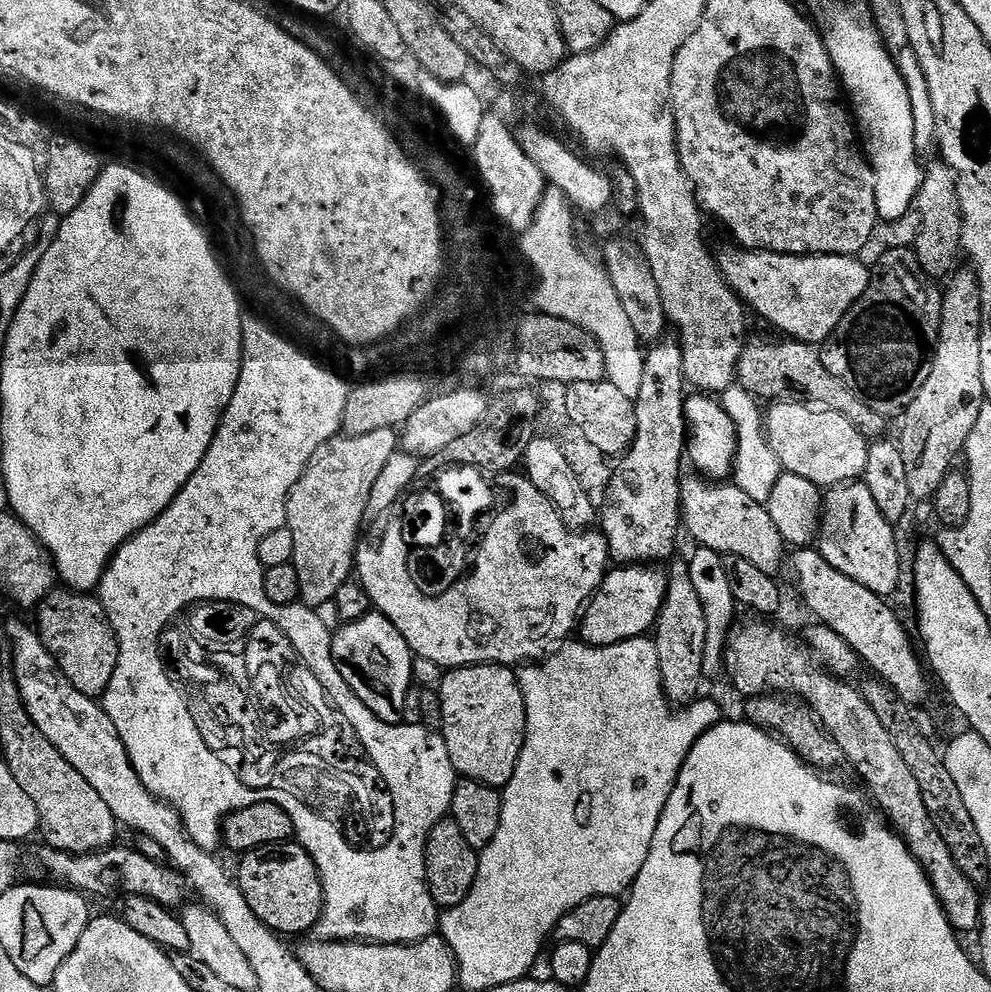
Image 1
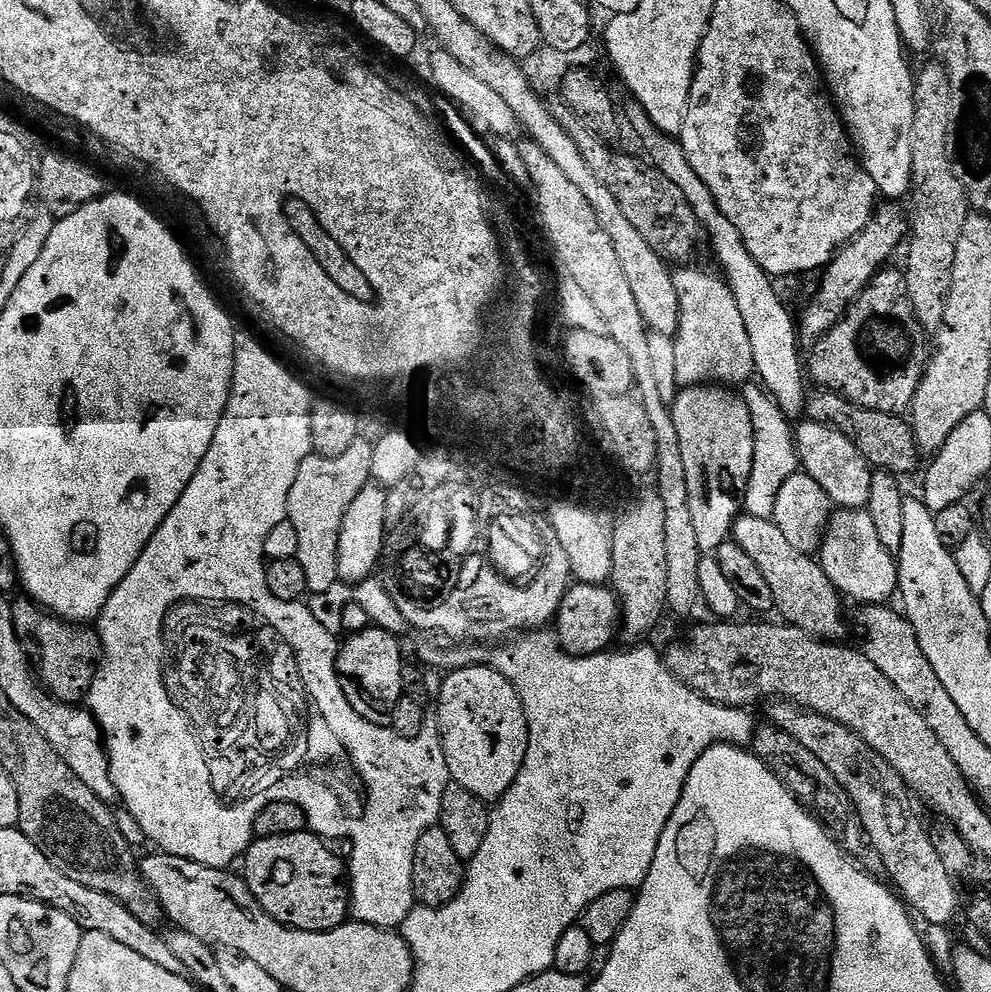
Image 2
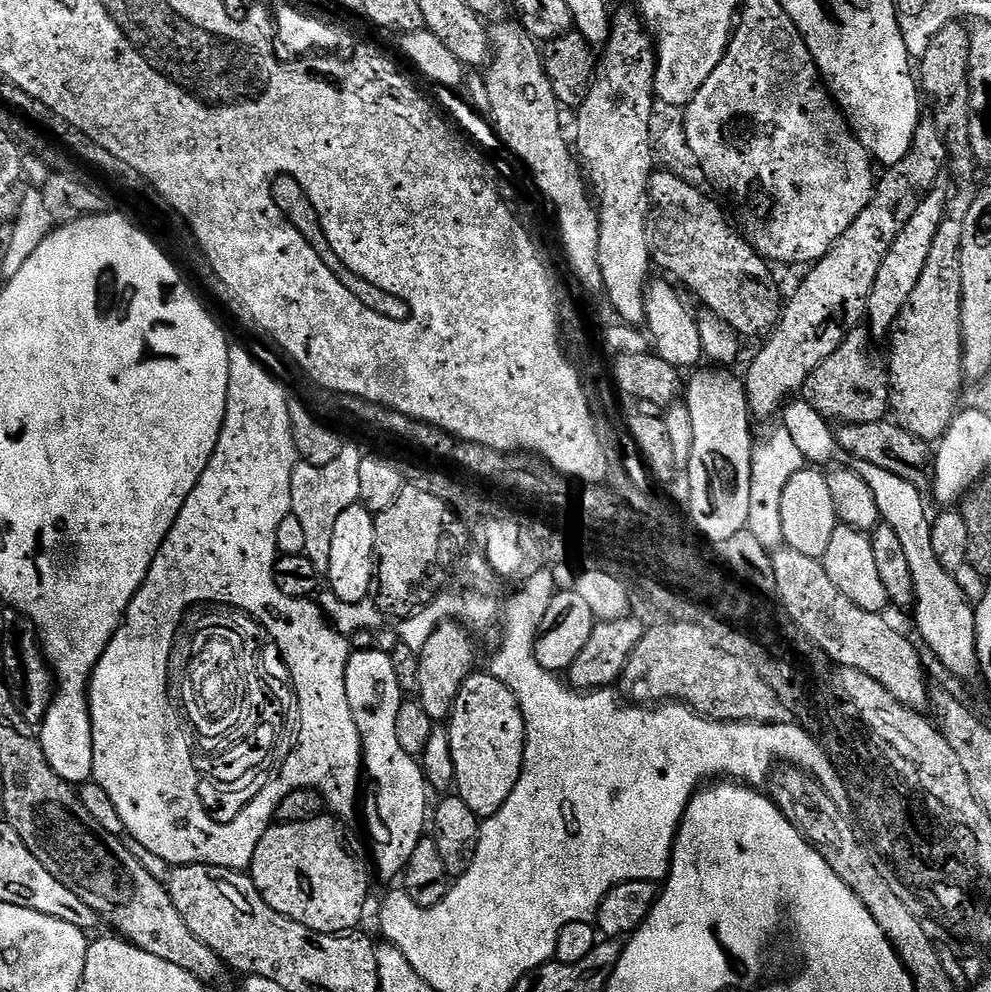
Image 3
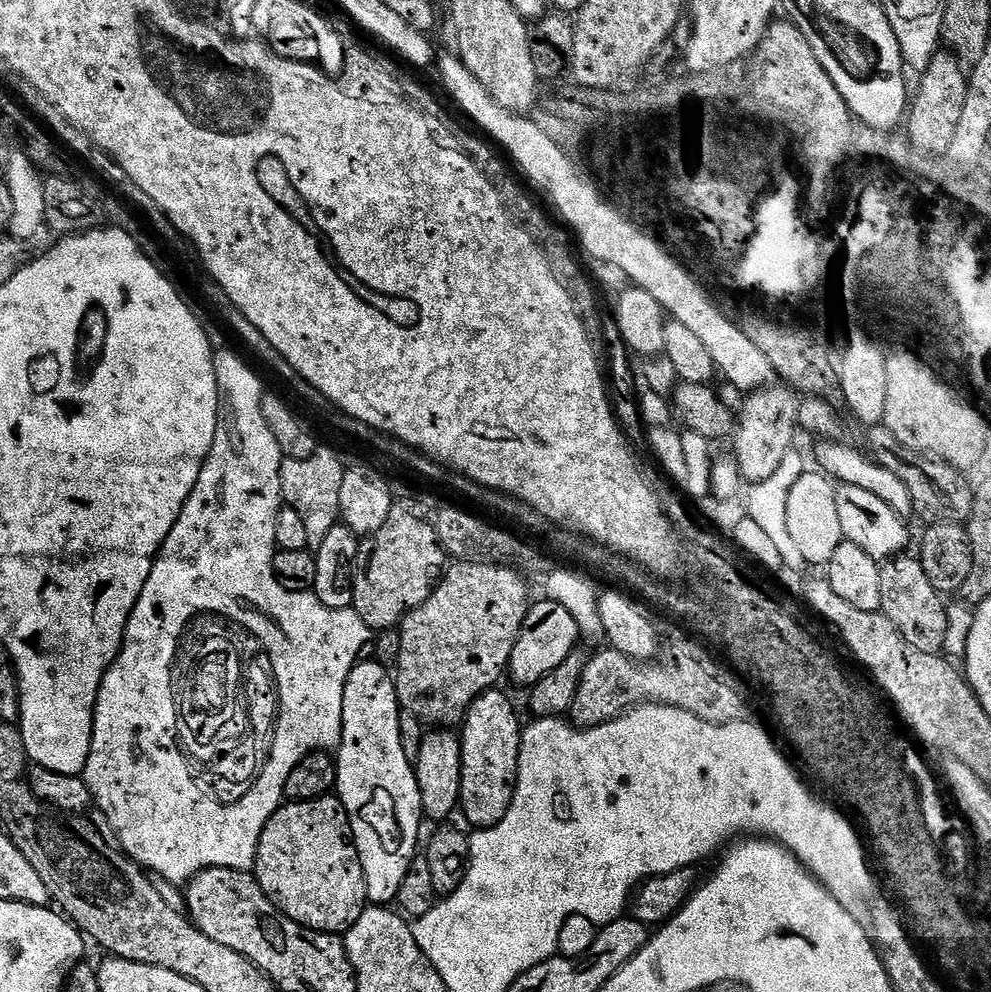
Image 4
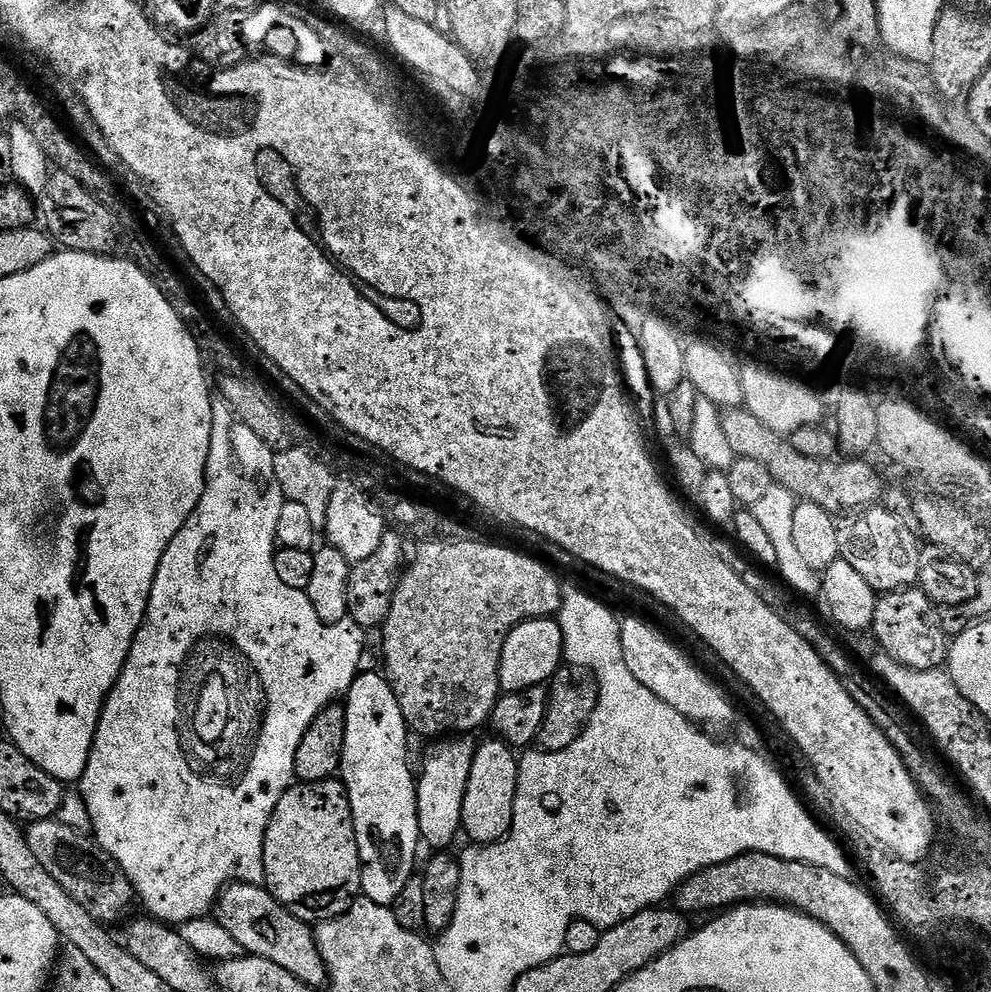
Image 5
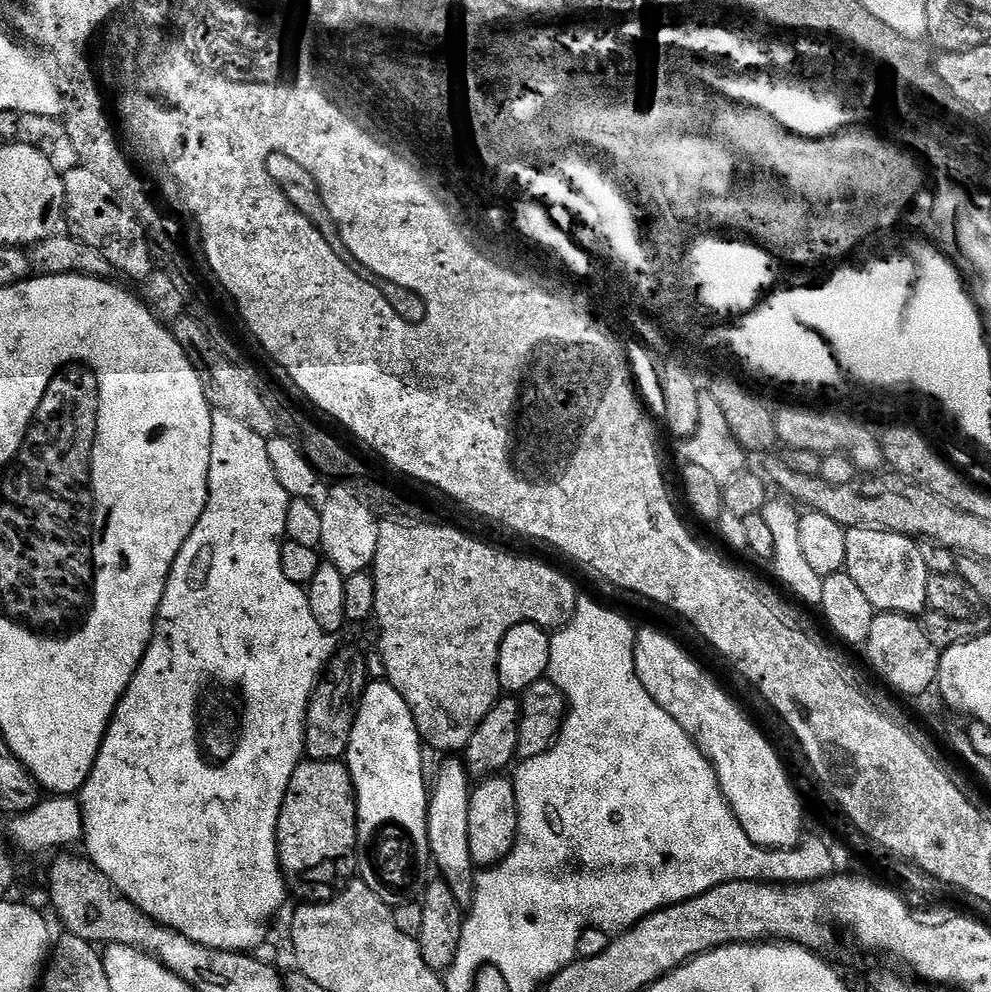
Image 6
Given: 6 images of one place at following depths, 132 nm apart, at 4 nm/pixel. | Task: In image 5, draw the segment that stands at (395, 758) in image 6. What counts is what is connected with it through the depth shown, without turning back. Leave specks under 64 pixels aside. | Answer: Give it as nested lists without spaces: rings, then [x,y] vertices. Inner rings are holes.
[[[379,671],[357,675],[346,693],[344,709],[346,722],[346,746],[342,754],[340,772],[352,807],[354,830],[358,838],[360,851],[360,886],[367,899],[391,906],[402,894],[402,886],[414,875],[412,868],[416,864],[416,851],[422,847],[419,830],[418,810],[416,809],[417,781],[414,770],[408,765],[408,736],[410,729],[402,710],[398,706],[398,698],[387,675]]]

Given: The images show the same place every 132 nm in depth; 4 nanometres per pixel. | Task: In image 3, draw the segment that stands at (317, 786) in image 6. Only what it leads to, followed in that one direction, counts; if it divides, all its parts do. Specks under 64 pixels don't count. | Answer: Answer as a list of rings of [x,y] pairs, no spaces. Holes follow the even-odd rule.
[[[321,814],[306,822],[273,823],[254,850],[250,875],[266,906],[315,932],[348,934],[359,929],[368,904],[370,864],[351,852],[348,828],[340,820]]]

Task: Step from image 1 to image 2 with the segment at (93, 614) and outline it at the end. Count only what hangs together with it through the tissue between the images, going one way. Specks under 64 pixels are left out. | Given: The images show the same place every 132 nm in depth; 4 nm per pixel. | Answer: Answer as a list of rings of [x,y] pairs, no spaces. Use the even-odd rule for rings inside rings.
[[[20,594],[12,600],[14,626],[31,659],[37,681],[55,700],[63,704],[79,705],[87,701],[88,691],[100,666],[102,649],[100,638],[91,627],[73,624],[40,607],[35,600]]]

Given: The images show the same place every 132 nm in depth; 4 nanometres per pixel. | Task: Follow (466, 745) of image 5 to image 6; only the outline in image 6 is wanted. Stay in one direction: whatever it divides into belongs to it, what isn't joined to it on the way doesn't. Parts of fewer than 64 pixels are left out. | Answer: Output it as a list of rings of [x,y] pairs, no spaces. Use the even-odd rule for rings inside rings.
[[[448,758],[438,772],[438,778],[433,781],[428,799],[427,838],[433,863],[439,875],[450,886],[460,908],[471,908],[476,894],[476,865],[470,852],[469,842],[469,798],[471,796],[472,780],[463,761],[458,758]]]

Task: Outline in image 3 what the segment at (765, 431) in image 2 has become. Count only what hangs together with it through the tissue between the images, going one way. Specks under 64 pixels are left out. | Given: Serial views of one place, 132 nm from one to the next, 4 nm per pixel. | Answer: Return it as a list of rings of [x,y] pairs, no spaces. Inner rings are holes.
[[[782,426],[757,443],[752,450],[752,469],[750,470],[750,512],[746,531],[754,534],[762,546],[775,550],[784,544],[782,534],[782,494],[786,491],[786,482],[801,472],[806,462],[799,452],[797,444],[790,439],[790,430]]]

